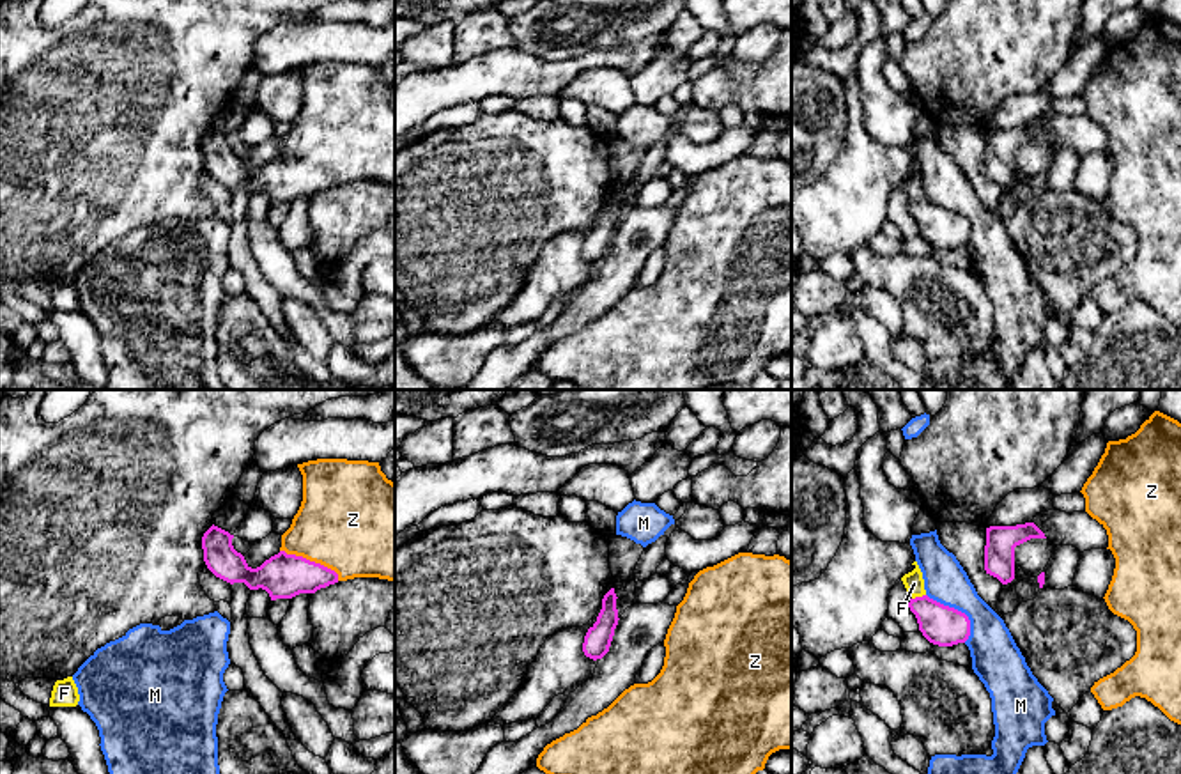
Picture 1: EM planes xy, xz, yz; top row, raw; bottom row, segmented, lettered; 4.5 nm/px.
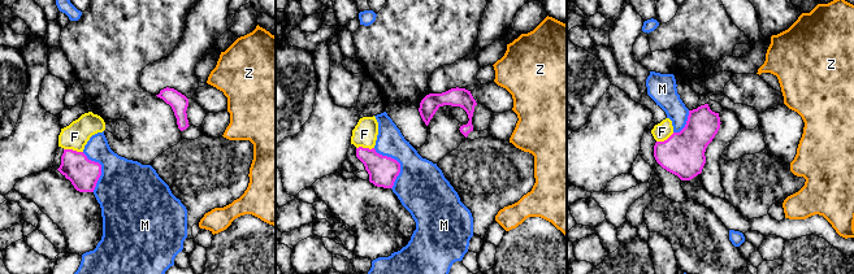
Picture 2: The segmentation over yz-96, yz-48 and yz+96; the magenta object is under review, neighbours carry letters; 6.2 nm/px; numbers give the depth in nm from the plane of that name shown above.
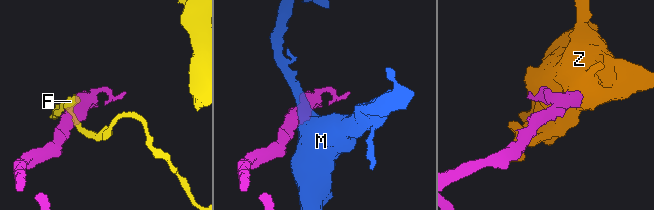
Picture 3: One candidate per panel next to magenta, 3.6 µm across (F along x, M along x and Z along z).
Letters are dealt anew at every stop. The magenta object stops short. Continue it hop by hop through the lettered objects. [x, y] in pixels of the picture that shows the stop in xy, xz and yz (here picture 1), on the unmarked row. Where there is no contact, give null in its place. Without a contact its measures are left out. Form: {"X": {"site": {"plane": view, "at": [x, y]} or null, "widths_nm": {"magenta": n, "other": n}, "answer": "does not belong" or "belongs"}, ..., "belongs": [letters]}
{"F": {"site": {"plane": "yz", "at": [918, 201]}, "widths_nm": {"magenta": 180, "other": 90}, "answer": "does not belong"}, "M": {"site": {"plane": "yz", "at": [960, 215]}, "widths_nm": {"magenta": 180, "other": 220}, "answer": "does not belong"}, "Z": {"site": {"plane": "xy", "at": [312, 165]}, "widths_nm": {"magenta": 200, "other": 460}, "answer": "belongs"}, "belongs": ["Z"]}

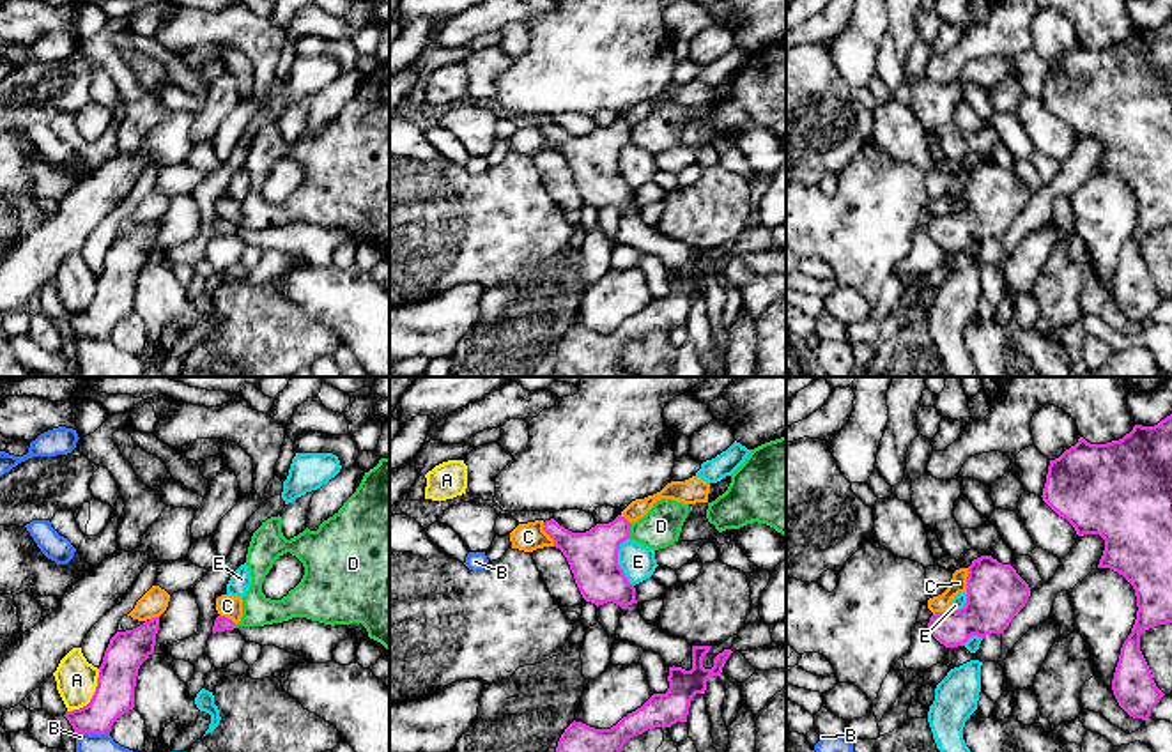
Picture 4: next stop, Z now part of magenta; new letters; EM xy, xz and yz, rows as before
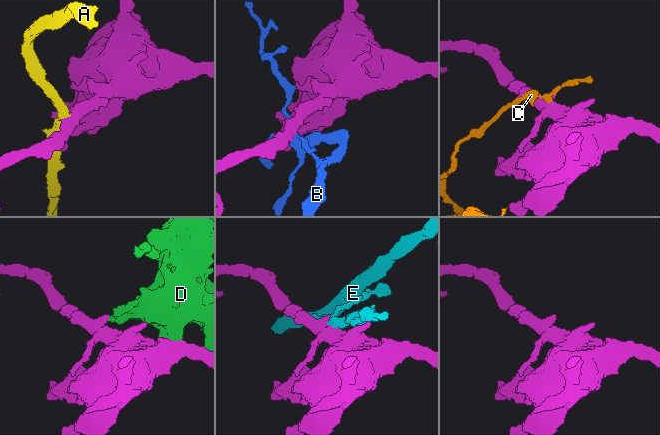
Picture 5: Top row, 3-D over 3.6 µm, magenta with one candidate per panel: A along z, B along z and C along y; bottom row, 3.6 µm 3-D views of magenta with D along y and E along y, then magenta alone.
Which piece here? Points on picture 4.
{"A": {"site": {"plane": "xy", "at": [92, 299]}, "widths_nm": {"magenta": 180, "other": 190}, "answer": "does not belong"}, "B": {"site": {"plane": "xy", "at": [92, 337]}, "widths_nm": {"magenta": 180, "other": 260}, "answer": "does not belong"}, "C": {"site": {"plane": "yz", "at": [967, 184]}, "widths_nm": {"magenta": 280, "other": 80}, "answer": "does not belong"}, "D": {"site": {"plane": "xz", "at": [629, 135]}, "widths_nm": {"magenta": 220, "other": 180}, "answer": "does not belong"}, "E": {"site": {"plane": "xz", "at": [616, 165]}, "widths_nm": {"magenta": 220, "other": 160}, "answer": "does not belong"}, "belongs": []}

